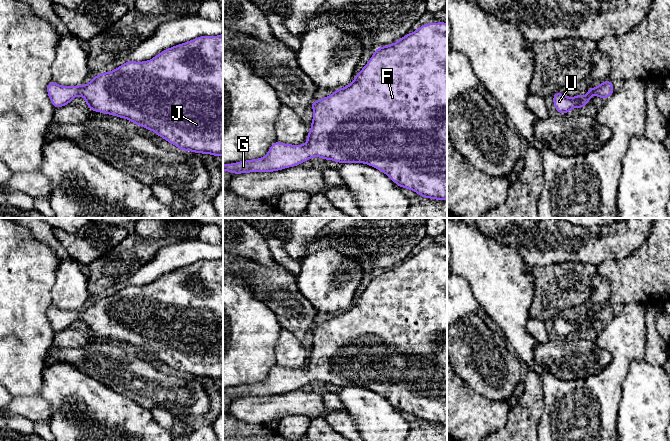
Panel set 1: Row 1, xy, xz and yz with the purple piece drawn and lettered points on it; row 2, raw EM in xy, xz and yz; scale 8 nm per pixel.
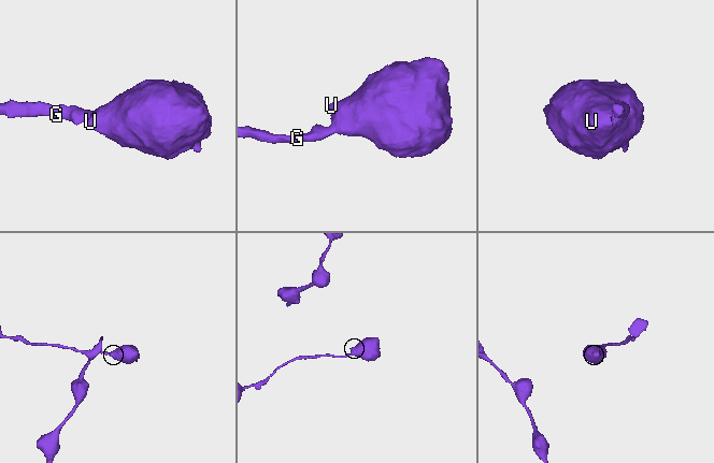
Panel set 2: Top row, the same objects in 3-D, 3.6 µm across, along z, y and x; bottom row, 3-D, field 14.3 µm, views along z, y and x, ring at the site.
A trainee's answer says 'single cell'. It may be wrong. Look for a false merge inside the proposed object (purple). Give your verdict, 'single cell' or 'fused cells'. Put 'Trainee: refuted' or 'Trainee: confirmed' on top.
Trainee: confirmed
single cell

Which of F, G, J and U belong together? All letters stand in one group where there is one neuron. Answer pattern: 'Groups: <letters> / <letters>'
Groups: F G J U

